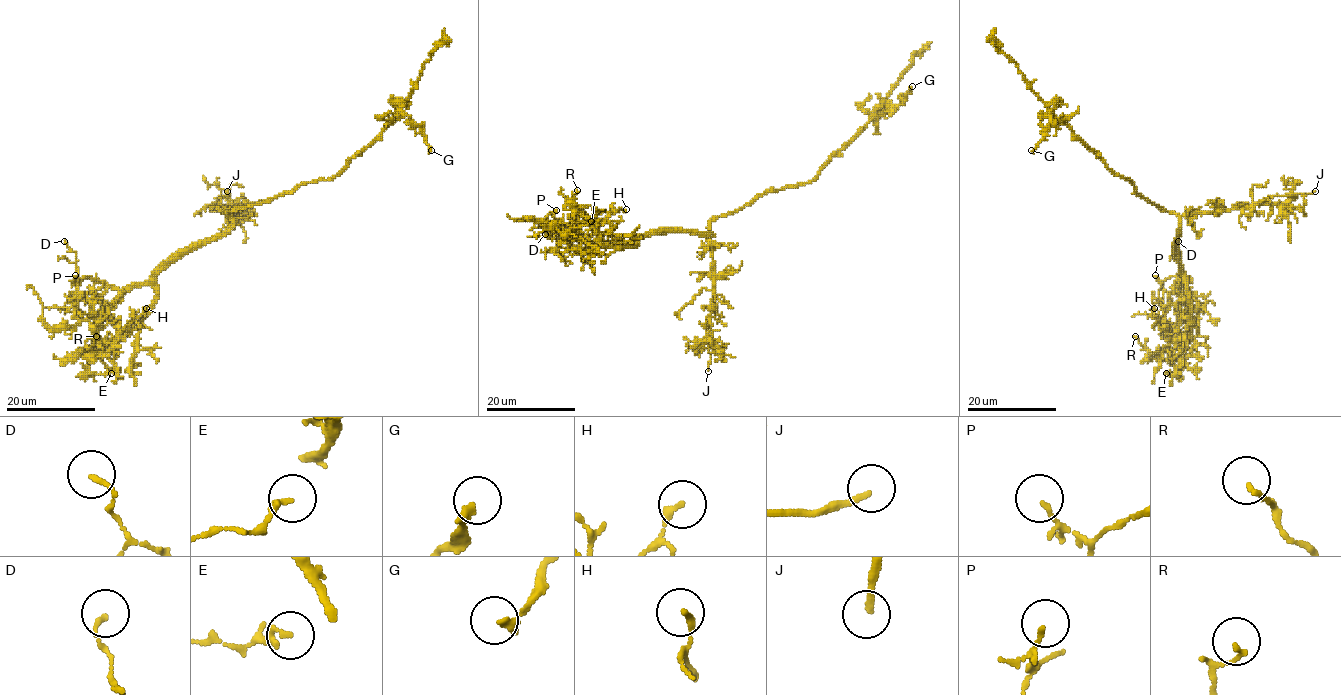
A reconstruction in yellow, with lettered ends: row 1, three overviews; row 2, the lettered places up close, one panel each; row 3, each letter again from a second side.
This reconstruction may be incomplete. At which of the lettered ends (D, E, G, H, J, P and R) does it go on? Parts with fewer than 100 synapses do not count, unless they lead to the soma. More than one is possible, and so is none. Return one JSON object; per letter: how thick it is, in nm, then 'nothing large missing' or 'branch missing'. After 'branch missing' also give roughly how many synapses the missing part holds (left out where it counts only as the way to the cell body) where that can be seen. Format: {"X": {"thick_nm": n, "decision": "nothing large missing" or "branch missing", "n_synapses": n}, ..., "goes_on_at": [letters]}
{"D": {"thick_nm": 150, "decision": "nothing large missing"}, "E": {"thick_nm": 200, "decision": "nothing large missing"}, "G": {"thick_nm": 240, "decision": "nothing large missing"}, "H": {"thick_nm": 190, "decision": "nothing large missing"}, "J": {"thick_nm": 200, "decision": "branch missing"}, "P": {"thick_nm": 120, "decision": "nothing large missing"}, "R": {"thick_nm": 130, "decision": "nothing large missing"}, "goes_on_at": ["J"]}

